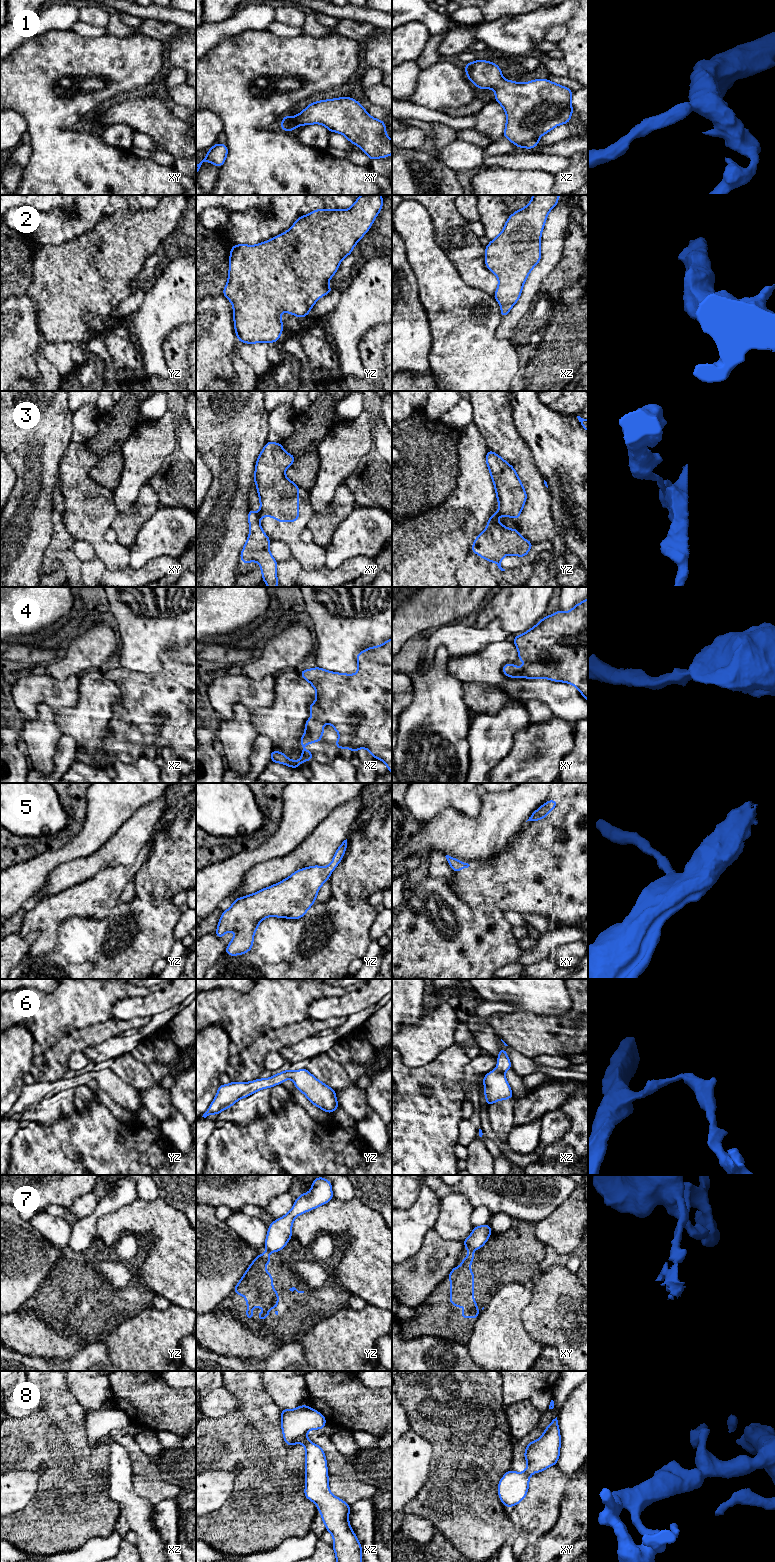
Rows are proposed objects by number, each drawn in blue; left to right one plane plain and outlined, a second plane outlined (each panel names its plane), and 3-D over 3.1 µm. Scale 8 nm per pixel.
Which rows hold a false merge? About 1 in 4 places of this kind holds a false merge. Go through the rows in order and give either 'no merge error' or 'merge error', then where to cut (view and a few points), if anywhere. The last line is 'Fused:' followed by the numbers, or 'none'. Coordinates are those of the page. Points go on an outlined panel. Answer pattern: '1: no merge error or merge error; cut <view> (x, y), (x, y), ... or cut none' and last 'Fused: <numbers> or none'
1: no merge error; cut none
2: no merge error; cut none
3: merge error; cut yz (495, 512), (497, 517)
4: no merge error; cut none
5: no merge error; cut none
6: no merge error; cut none
7: merge error; cut xy (467, 1247), (473, 1249)
8: no merge error; cut none
Fused: 3, 7

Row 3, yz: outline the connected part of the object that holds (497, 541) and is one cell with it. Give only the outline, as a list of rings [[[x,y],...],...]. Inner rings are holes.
[[[493,513],[488,520],[486,529],[474,540],[471,551],[488,562],[495,562],[501,571],[505,571],[505,569],[501,567],[501,560],[504,556],[515,555],[518,557],[525,557],[534,543],[523,538],[518,529],[507,528],[503,524],[499,523],[497,519],[498,517],[496,516],[496,513]]]

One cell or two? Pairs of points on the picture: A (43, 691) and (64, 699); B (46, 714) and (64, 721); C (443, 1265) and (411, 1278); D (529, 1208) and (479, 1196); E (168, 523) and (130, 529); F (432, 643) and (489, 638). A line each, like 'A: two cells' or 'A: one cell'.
A: one cell
B: two cells
C: one cell
D: one cell
E: two cells
F: one cell

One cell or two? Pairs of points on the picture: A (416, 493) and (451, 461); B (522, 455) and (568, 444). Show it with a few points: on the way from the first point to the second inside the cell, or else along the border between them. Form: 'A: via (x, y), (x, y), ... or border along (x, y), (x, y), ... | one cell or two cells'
A: via (425, 487), (442, 470) | one cell
B: border along (518, 433), (527, 446), (533, 463), (541, 474) | two cells

